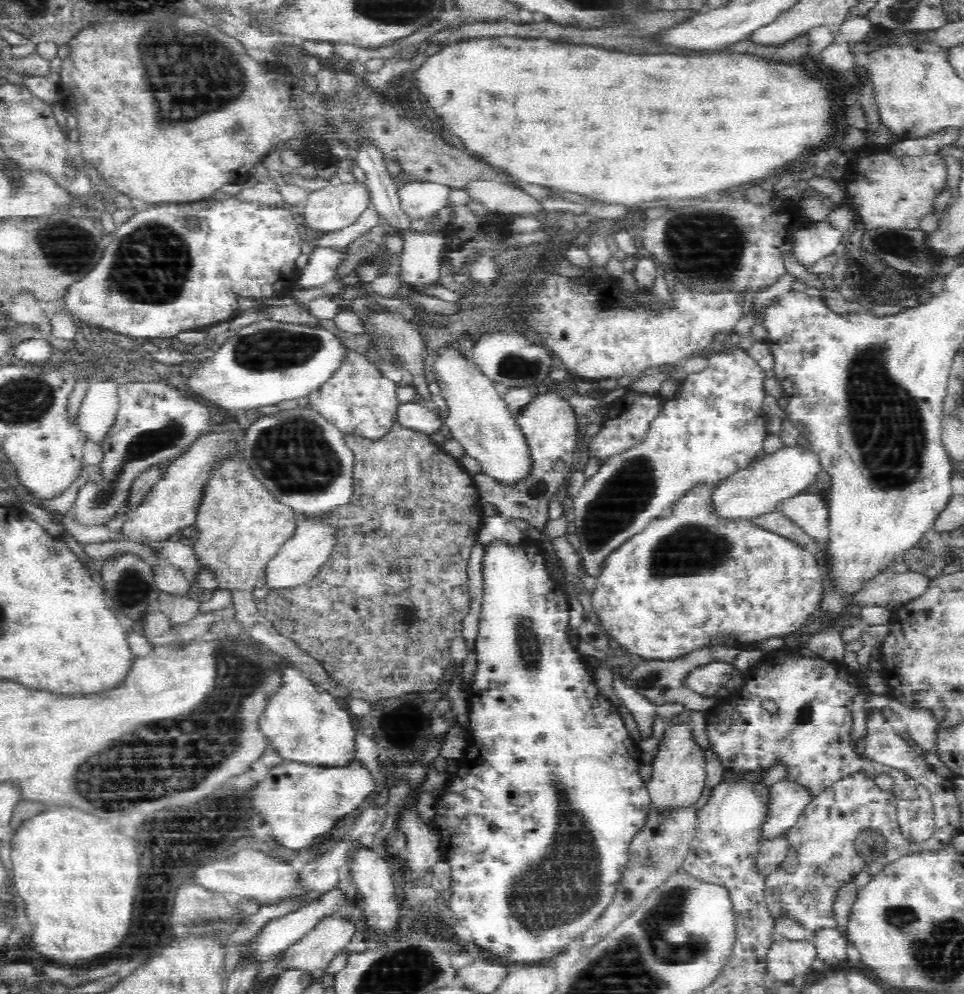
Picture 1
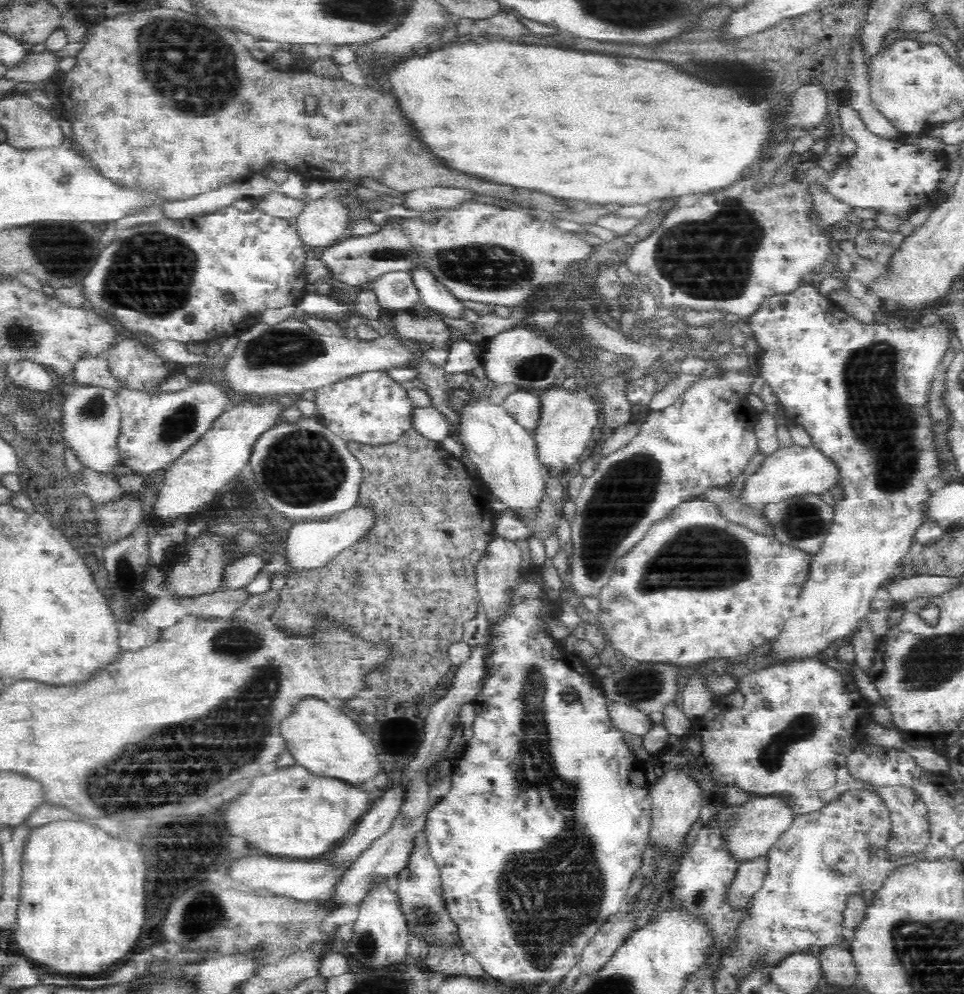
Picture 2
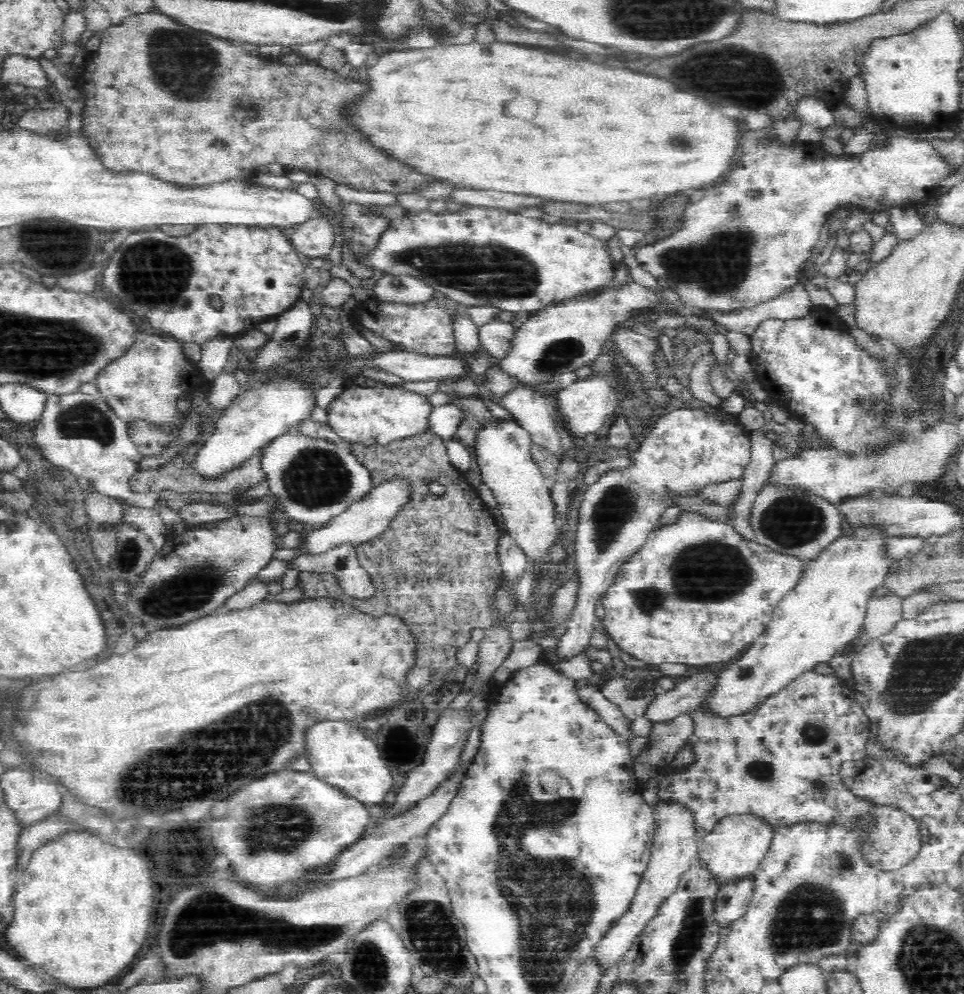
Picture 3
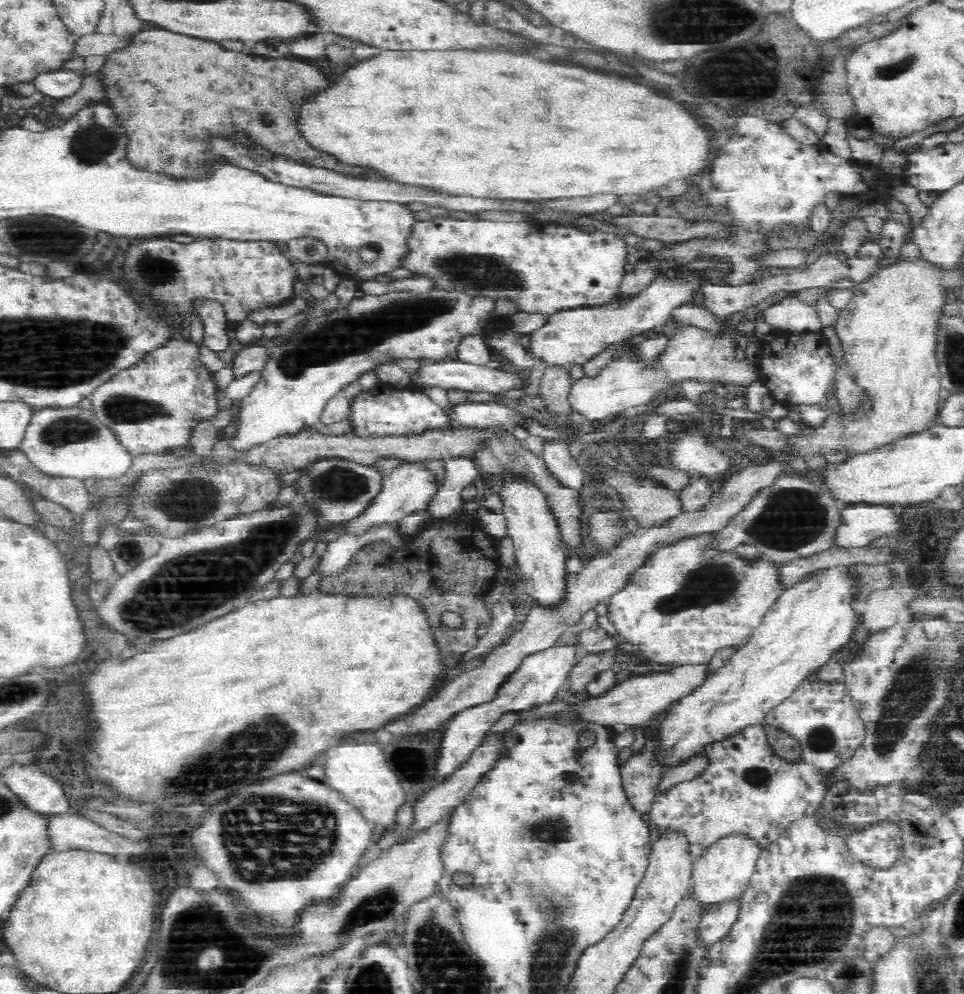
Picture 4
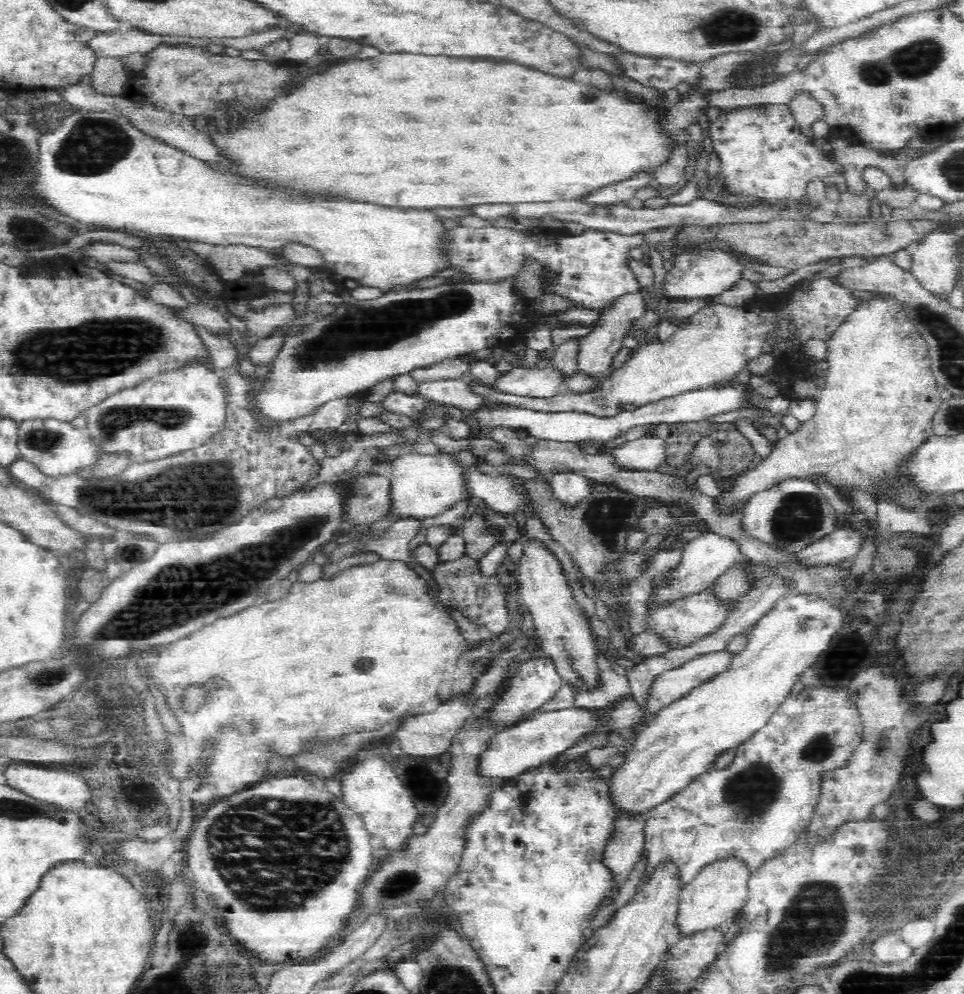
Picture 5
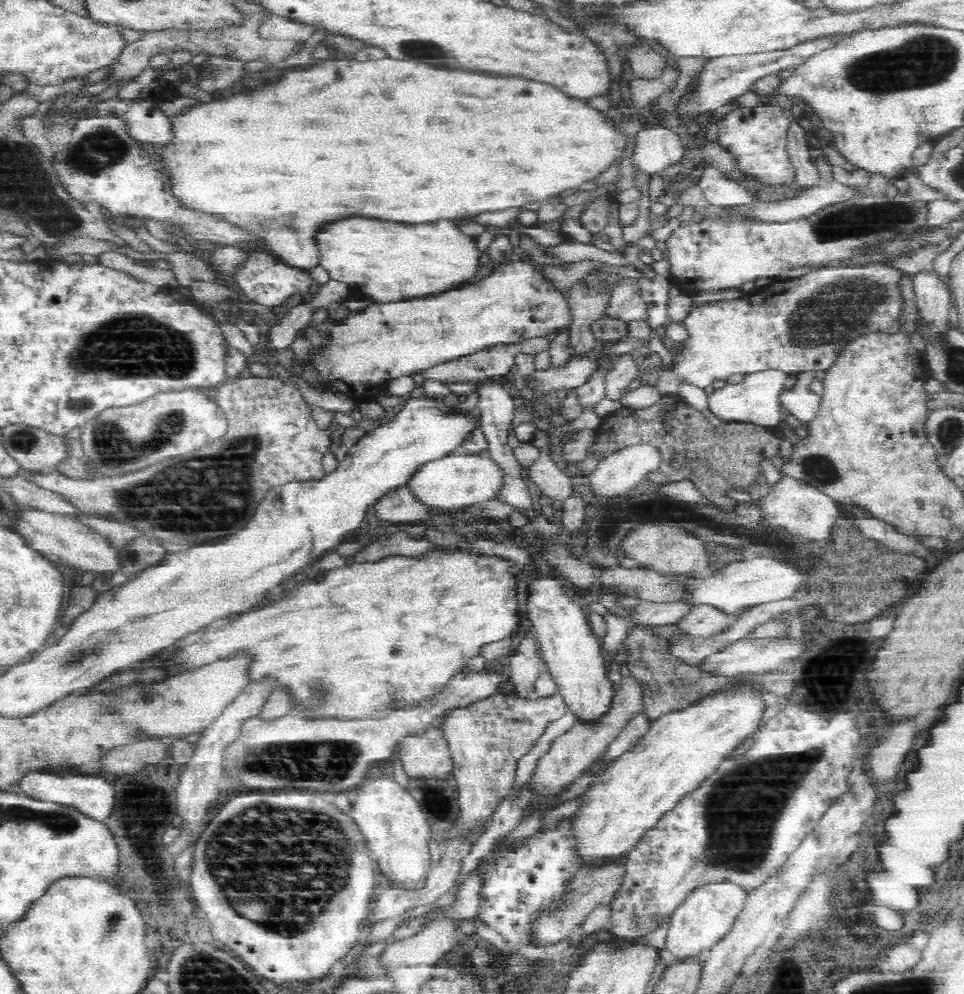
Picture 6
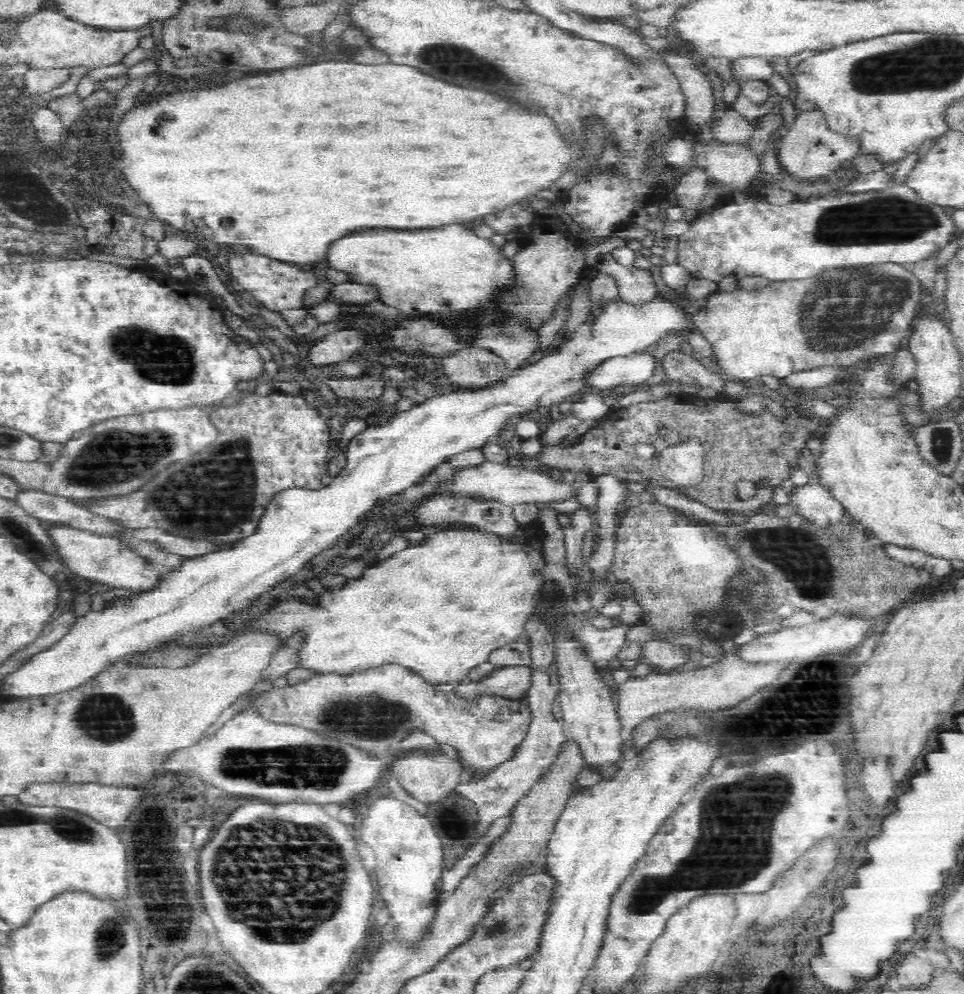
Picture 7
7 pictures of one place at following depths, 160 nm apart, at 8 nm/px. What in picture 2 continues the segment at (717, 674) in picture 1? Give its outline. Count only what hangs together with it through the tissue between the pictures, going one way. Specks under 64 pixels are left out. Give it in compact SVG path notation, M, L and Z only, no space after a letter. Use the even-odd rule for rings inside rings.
M705 677L690 678L682 693L682 713L686 722L693 724L700 720L713 706L714 696L710 695L702 682Z

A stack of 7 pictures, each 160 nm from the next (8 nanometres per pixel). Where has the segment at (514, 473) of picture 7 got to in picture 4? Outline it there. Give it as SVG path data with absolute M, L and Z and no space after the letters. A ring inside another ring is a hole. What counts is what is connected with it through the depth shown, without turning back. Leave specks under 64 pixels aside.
M402 461L390 474L385 475L384 484L376 500L370 505L366 514L359 519L351 520L345 524L346 532L350 534L360 534L366 528L374 524L398 522L401 518L409 514L426 511L433 501L435 494L441 489L442 480L437 474L425 466L424 461L408 462Z

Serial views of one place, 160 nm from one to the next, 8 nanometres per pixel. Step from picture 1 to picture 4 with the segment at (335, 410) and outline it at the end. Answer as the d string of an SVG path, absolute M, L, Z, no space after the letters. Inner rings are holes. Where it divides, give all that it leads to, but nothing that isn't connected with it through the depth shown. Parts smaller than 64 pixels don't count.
M410 387L397 390L376 390L354 399L351 421L353 433L356 436L386 436L388 434L410 435L423 433L434 429L437 431L452 431L458 428L453 418L438 404L432 401L428 394Z

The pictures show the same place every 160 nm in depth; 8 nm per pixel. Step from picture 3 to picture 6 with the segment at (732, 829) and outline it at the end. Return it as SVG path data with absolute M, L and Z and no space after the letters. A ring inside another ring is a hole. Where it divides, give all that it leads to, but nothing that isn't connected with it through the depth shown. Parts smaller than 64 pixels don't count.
M730 883L709 884L702 888L697 888L692 891L688 898L673 912L670 916L670 924L668 924L668 933L664 950L668 950L670 954L674 955L677 963L675 966L682 966L690 959L701 960L715 944L730 932L737 916L742 912L748 891Z

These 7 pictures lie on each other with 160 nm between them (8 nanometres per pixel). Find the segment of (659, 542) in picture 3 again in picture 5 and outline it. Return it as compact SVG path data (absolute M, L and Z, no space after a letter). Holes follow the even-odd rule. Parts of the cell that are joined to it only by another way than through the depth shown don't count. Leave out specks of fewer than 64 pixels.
M710 590L701 595L694 595L678 601L671 607L648 612L648 629L655 627L655 630L661 632L668 641L676 639L676 641L678 641L678 648L683 648L689 643L692 643L697 637L702 637L706 632L712 632L712 630L724 620L726 612L728 612L726 603L720 605L720 603L712 597L712 590Z

